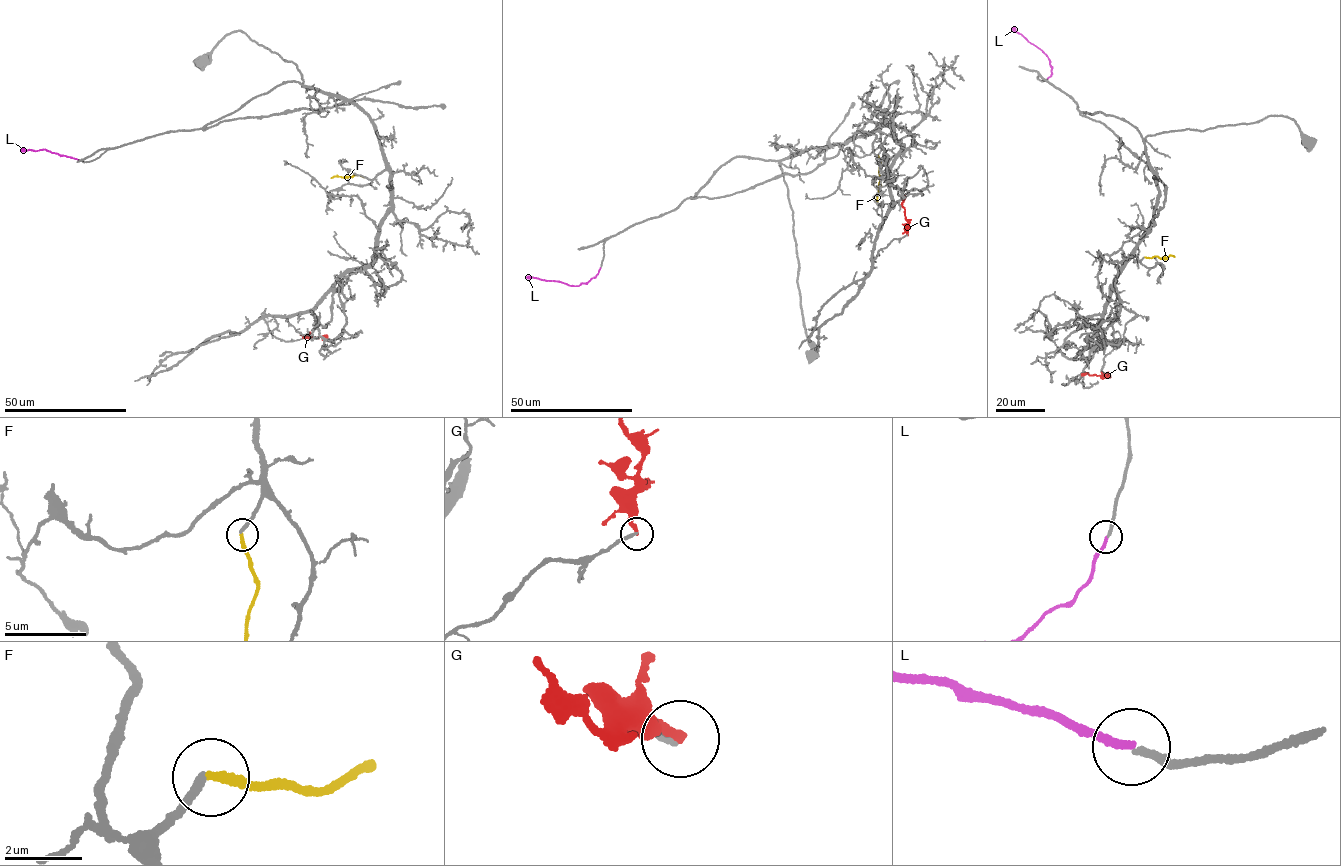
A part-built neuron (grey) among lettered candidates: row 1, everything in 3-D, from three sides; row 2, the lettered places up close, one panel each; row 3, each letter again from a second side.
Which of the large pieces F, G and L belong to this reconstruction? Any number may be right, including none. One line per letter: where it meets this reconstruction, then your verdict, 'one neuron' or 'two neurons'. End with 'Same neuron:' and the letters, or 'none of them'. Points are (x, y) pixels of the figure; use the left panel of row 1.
F: contact (365, 177); one neuron
G: contact (302, 338); two neurons
L: contact (81, 161); one neuron
Same neuron: F, L

